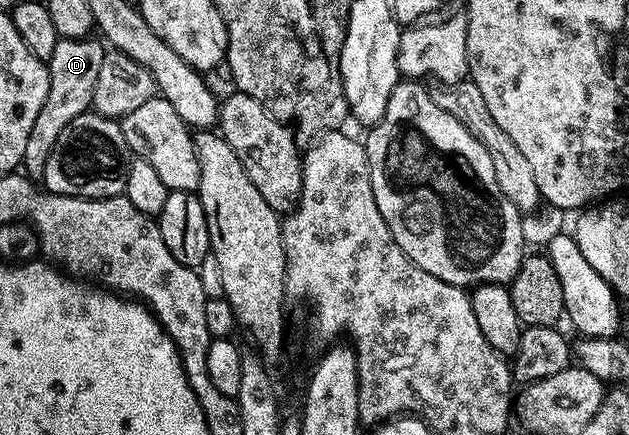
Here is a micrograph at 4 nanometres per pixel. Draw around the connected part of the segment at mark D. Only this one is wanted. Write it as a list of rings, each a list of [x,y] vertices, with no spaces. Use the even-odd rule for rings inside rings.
[[[58,38],[55,53],[47,61],[49,69],[49,88],[47,101],[43,101],[43,109],[39,109],[39,117],[35,117],[35,126],[27,136],[27,149],[23,149],[24,174],[34,181],[44,180],[47,169],[47,157],[51,157],[51,149],[55,149],[55,141],[59,141],[59,133],[75,121],[75,117],[84,115],[90,110],[95,97],[95,81],[99,81],[99,68],[103,65],[107,47],[100,38],[84,39]]]

